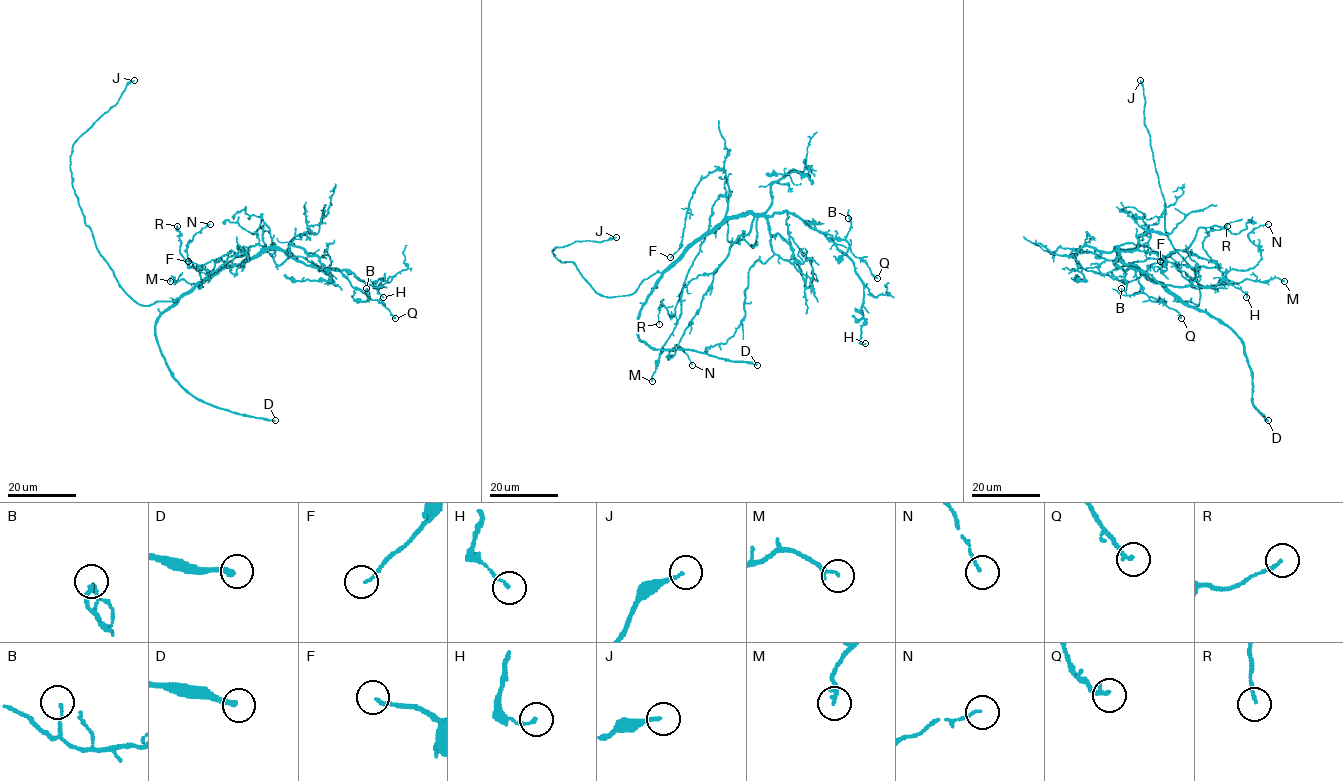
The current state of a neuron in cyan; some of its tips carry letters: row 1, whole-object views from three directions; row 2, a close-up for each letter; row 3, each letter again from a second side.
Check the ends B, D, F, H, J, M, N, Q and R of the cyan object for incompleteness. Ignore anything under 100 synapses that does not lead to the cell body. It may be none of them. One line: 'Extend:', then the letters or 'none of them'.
Extend: D, J

